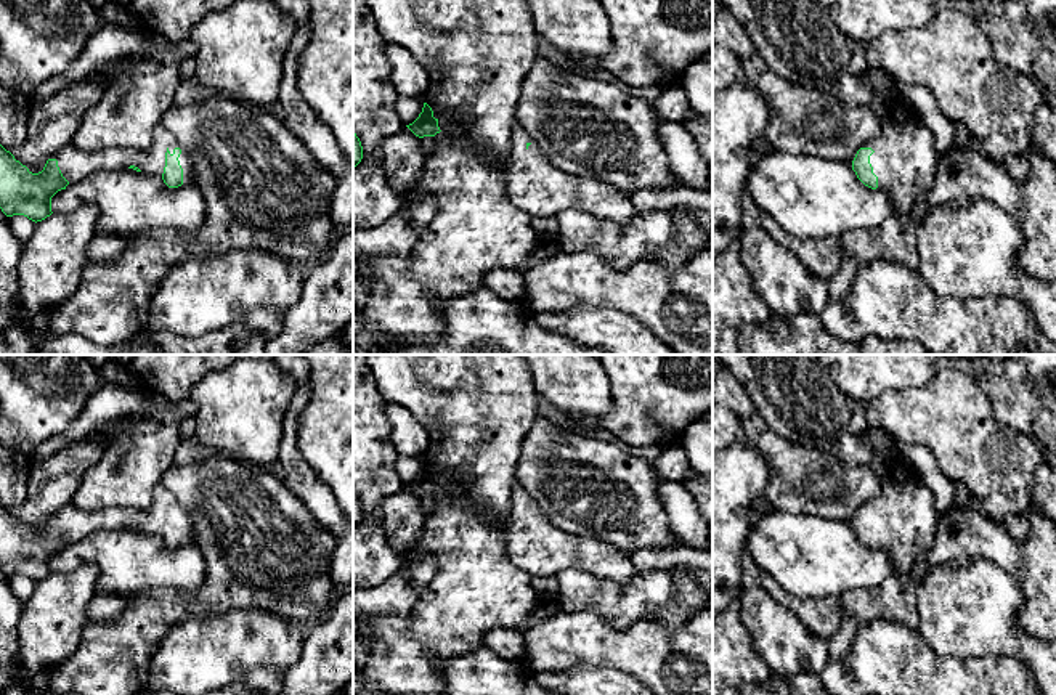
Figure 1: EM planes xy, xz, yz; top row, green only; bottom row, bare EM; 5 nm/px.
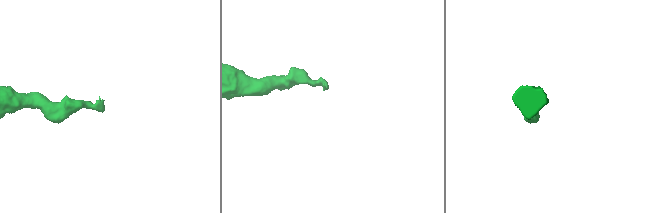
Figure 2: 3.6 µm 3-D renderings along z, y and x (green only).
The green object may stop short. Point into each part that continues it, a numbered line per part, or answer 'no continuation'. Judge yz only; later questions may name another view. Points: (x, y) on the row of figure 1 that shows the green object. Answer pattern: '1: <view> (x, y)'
1: yz (904, 161)

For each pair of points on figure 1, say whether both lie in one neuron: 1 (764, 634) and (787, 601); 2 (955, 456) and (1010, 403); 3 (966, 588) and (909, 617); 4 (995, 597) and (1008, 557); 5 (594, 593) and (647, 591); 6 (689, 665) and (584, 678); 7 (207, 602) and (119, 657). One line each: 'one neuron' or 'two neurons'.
1: two neurons
2: two neurons
3: two neurons
4: two neurons
5: one neuron
6: two neurons
7: one neuron

